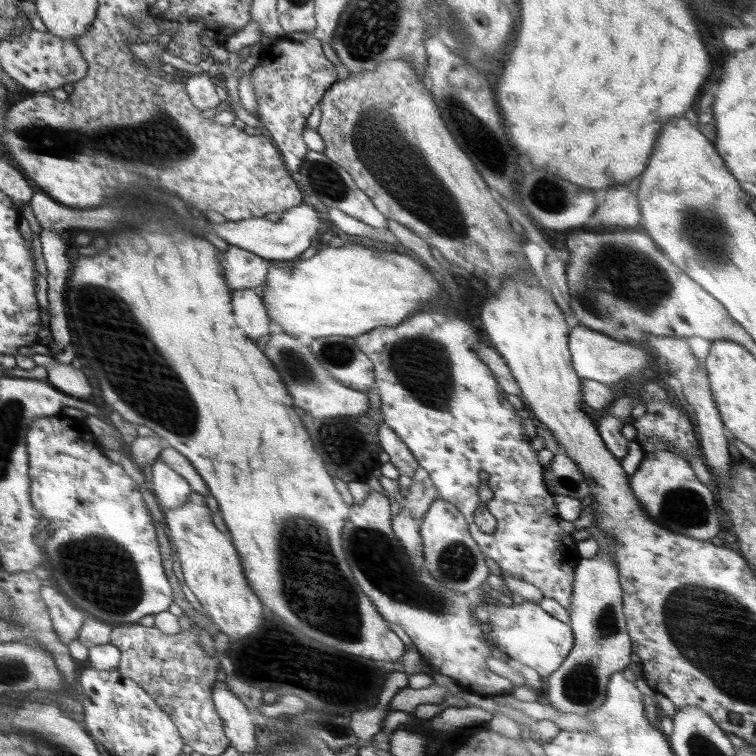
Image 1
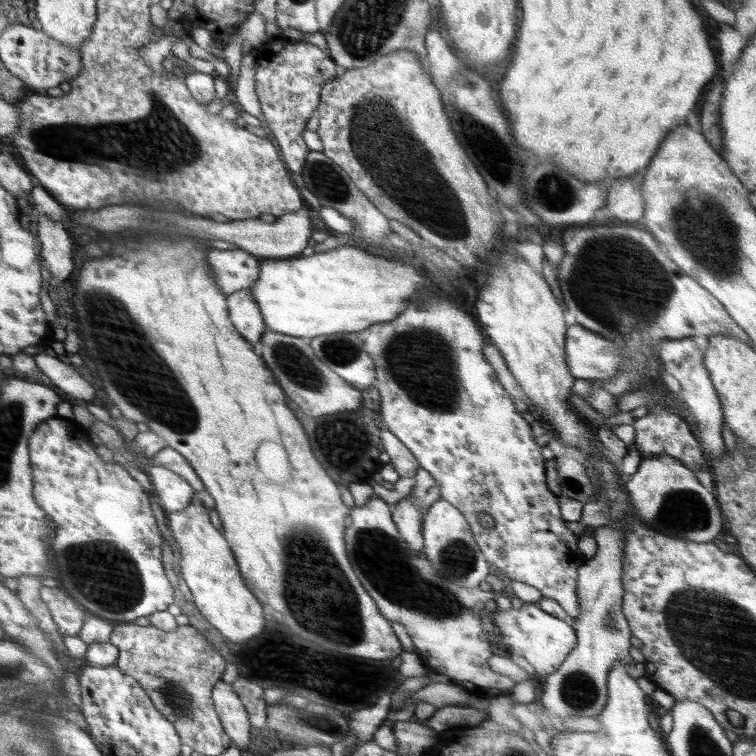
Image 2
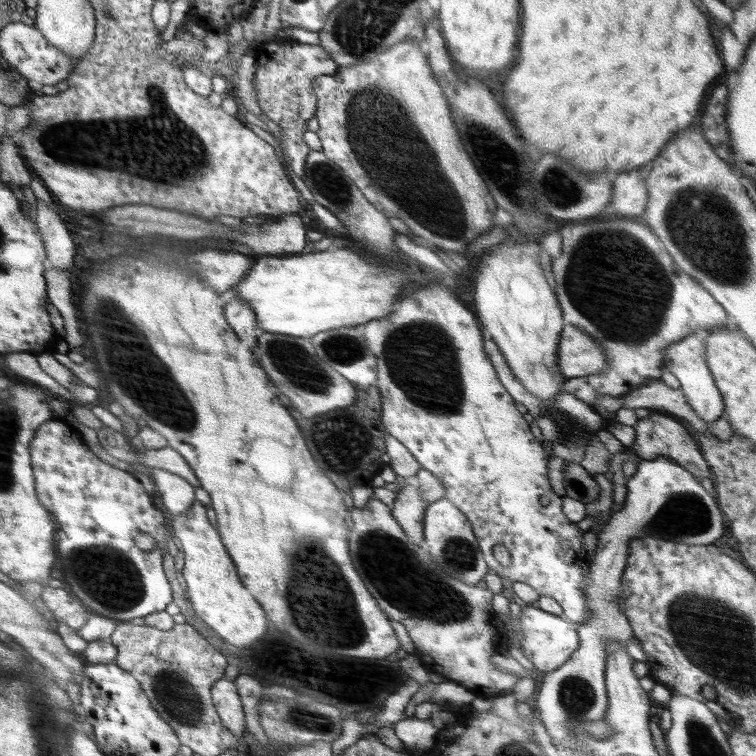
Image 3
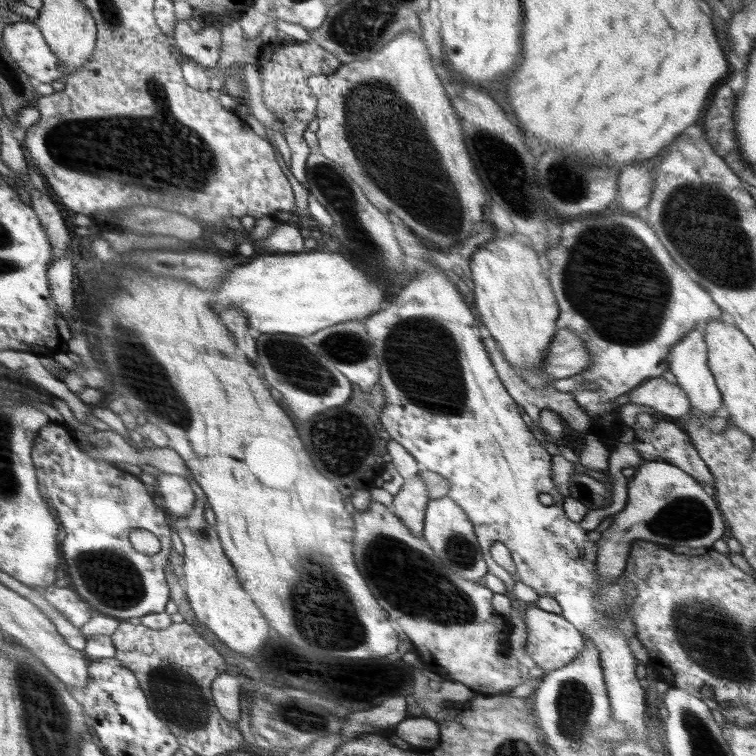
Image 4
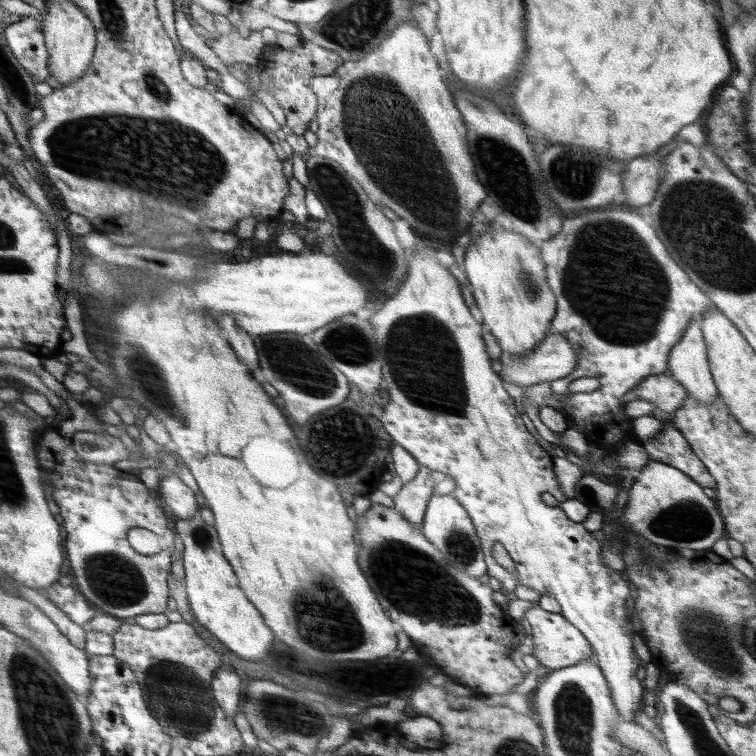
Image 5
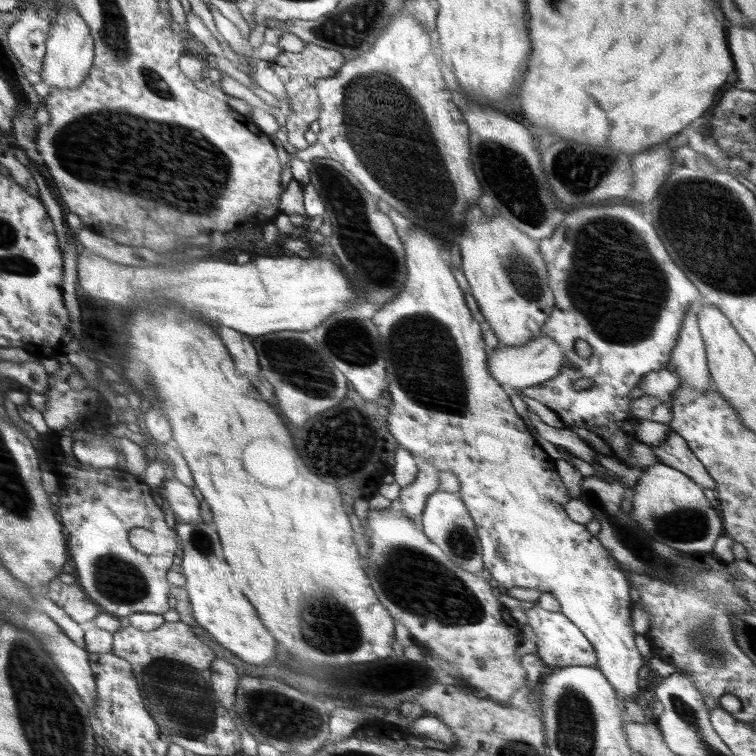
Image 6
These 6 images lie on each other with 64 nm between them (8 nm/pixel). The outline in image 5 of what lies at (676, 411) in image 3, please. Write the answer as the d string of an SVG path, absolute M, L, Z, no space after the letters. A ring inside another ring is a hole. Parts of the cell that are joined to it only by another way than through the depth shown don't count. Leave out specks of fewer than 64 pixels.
M665 373L650 375L634 388L636 399L654 402L657 408L675 415L675 411L686 399L686 389L673 376Z

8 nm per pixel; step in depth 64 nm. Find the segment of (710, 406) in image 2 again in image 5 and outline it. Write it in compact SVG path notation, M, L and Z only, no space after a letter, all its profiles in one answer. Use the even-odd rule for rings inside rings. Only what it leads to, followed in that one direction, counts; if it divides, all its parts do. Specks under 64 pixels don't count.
M698 315L690 319L682 338L671 348L668 368L696 401L709 404L719 394L709 368L701 320Z

